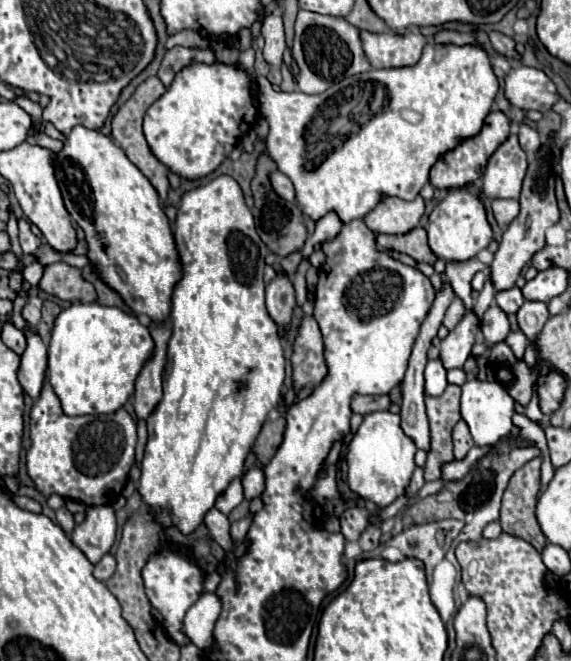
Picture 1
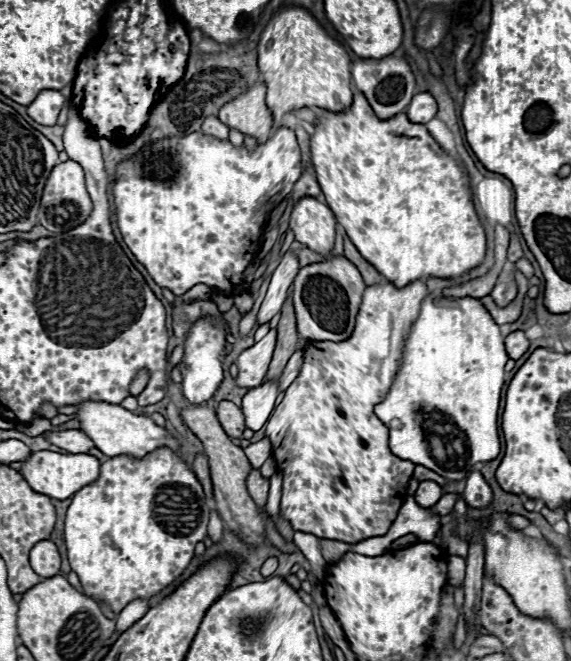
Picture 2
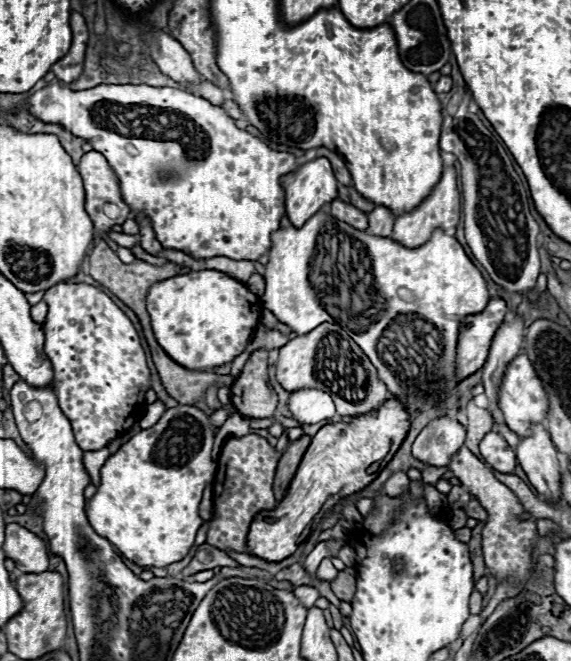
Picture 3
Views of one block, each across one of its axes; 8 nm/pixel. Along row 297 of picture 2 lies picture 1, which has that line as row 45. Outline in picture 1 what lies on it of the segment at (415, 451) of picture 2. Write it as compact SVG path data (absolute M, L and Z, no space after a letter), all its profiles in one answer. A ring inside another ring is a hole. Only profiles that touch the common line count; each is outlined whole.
M436 42L426 44L420 62L412 68L382 68L356 74L336 82L322 94L276 92L264 76L256 78L260 110L270 126L266 152L276 162L278 170L292 180L296 202L304 216L318 222L328 212L336 212L342 224L364 218L388 196L388 188L398 188L398 198L402 200L414 200L428 182L434 162L480 132L496 92L498 80L482 48L442 46ZM334 122L342 126L334 128ZM356 122L364 122L360 130L354 128Z

